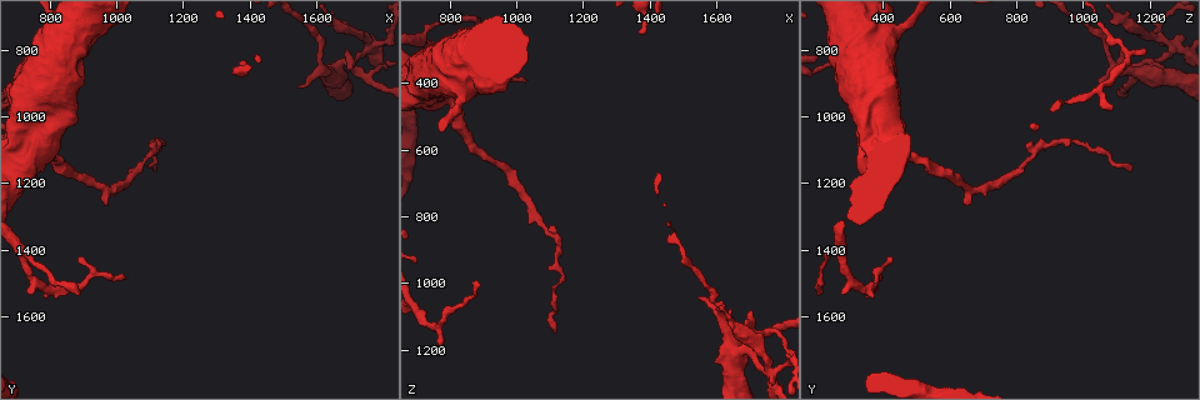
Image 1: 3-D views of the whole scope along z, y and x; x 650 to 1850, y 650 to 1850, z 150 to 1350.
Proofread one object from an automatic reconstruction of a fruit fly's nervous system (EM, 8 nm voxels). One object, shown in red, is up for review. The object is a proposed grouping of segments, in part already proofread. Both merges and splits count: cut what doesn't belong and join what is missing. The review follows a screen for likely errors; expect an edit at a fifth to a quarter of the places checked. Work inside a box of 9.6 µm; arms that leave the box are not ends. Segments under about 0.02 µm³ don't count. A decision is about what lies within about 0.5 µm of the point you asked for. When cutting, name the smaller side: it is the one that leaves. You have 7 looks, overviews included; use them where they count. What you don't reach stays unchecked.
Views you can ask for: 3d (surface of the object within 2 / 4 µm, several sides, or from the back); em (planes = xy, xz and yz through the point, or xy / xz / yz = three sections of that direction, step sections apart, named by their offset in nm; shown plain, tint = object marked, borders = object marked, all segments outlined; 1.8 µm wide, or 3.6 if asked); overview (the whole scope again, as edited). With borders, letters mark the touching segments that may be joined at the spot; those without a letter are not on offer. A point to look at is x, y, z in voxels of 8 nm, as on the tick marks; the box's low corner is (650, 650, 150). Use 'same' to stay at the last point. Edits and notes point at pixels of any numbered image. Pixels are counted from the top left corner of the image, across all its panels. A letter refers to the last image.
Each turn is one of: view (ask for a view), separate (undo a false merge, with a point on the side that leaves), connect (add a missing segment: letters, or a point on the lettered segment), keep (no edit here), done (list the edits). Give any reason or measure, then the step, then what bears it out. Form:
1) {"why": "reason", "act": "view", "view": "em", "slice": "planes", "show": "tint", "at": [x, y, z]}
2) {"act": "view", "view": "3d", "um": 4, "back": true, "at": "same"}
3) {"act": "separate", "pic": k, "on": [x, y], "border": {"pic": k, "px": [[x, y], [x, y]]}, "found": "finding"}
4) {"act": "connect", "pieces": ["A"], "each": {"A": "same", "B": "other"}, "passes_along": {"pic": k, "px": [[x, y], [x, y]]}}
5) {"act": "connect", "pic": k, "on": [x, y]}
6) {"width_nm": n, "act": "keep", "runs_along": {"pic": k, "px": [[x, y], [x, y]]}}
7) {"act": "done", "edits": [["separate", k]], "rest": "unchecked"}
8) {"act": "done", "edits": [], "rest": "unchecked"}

{"why": "four arms meet", "act": "view", "view": "em", "slice": "xz", "step": 16, "show": "tint", "at": [1740, 800, 1270]}

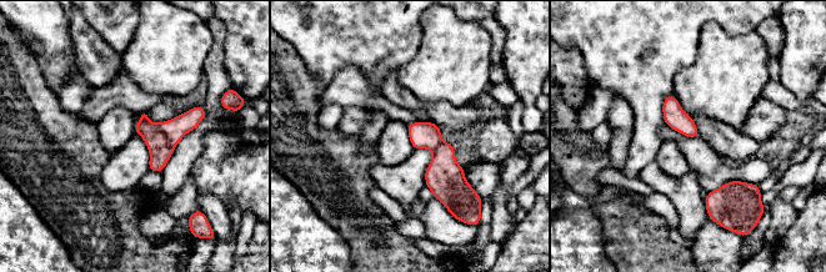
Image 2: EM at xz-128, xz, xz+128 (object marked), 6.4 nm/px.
{"why": "cut it another way", "act": "view", "view": "em", "slice": "planes", "show": "borders", "at": "same"}

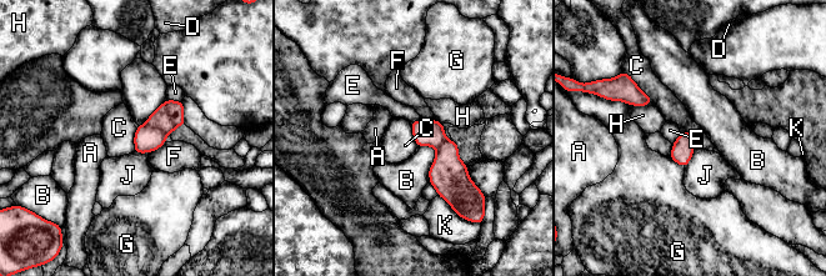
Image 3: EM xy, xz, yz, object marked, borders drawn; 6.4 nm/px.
{"act": "separate", "pic": 3, "on": [160, 118], "each": {"A": "other", "B": "other", "C": "other", "D": "other", "E": "other", "F": "other", "G": "other", "H": "other", "J": "other", "K": "other"}, "found": "a second neuron is stuck on"}

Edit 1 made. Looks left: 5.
{"why": "free end", "act": "view", "view": "em", "slice": "xz", "step": 16, "show": "borders", "at": [1550, 920, 1050]}

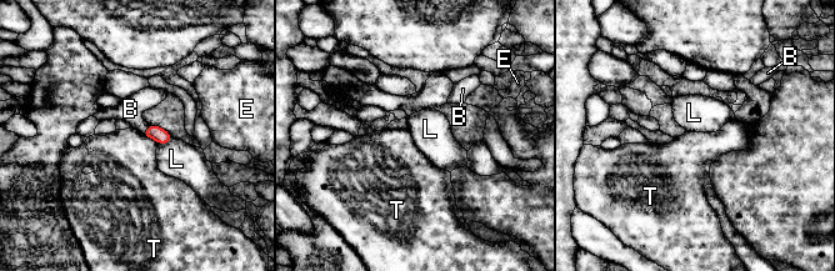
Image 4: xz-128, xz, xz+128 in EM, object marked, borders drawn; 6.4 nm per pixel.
{"act": "keep", "each": {"B": "other", "E": "other", "L": "other", "T": "other"}, "border": {"pic": 4, "px": [[173, 137], [166, 142], [158, 144]]}, "found": "no lettered segment goes on from it"}

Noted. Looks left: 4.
{"why": "an open end", "act": "view", "view": "em", "slice": "xy", "step": 8, "show": "borders", "at": [900, 1430, 420]}

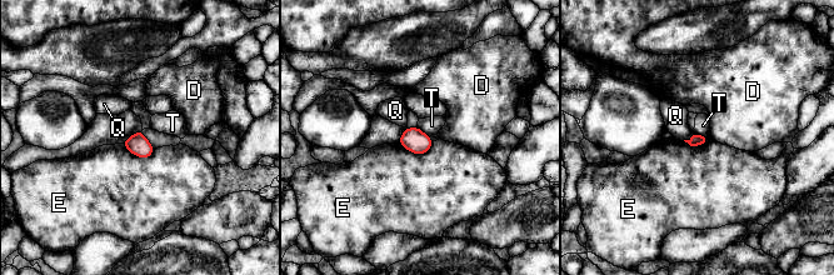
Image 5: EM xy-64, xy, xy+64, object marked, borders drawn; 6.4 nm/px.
{"act": "keep", "each": {"D": "other", "E": "other", "Q": "other", "T": "other"}, "found": "none of them fits"}

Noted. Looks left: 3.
{"act": "done", "edits": [["separate", 3]], "rest": "unchecked"}

